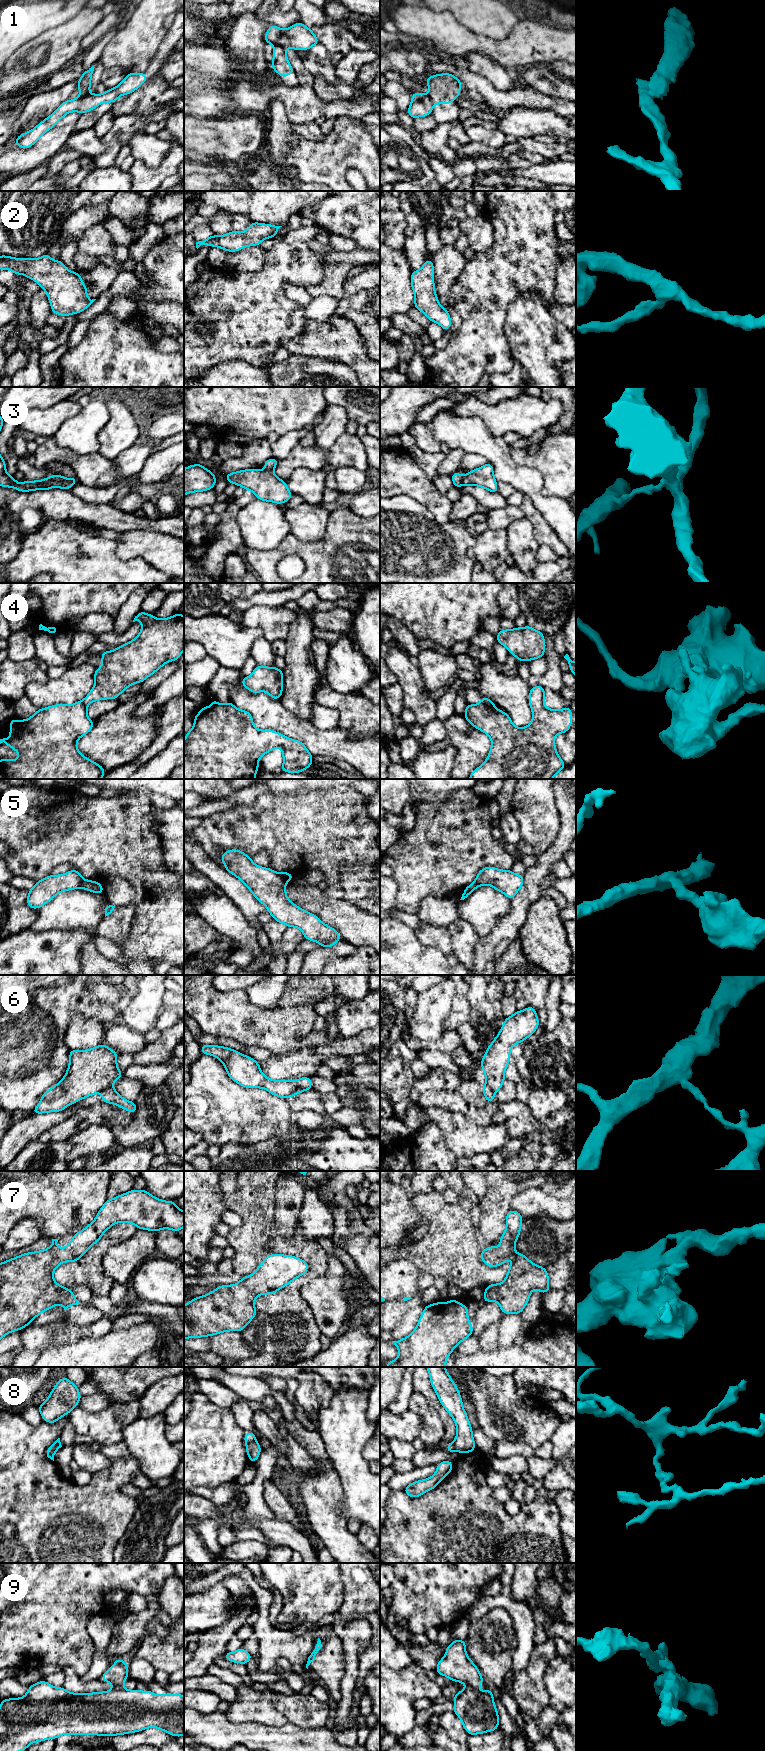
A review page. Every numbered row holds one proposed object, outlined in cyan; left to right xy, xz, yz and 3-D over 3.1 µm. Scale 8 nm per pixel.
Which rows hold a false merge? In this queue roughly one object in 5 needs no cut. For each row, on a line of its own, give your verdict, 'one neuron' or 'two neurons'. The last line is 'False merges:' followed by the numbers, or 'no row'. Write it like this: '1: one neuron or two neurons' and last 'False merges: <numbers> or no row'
1: two neurons
2: one neuron
3: two neurons
4: two neurons
5: two neurons
6: two neurons
7: one neuron
8: two neurons
9: two neurons
False merges: 1, 3, 4, 5, 6, 8, 9

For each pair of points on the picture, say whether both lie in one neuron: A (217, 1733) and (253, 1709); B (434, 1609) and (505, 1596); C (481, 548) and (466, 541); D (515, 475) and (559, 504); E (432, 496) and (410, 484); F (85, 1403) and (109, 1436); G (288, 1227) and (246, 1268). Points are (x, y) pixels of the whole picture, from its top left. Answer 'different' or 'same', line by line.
A: different
B: different
C: different
D: same
E: same
F: different
G: different

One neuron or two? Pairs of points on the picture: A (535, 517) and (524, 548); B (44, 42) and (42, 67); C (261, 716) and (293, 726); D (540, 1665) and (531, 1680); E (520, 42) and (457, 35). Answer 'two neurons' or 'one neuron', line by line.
A: two neurons
B: one neuron
C: one neuron
D: one neuron
E: one neuron

